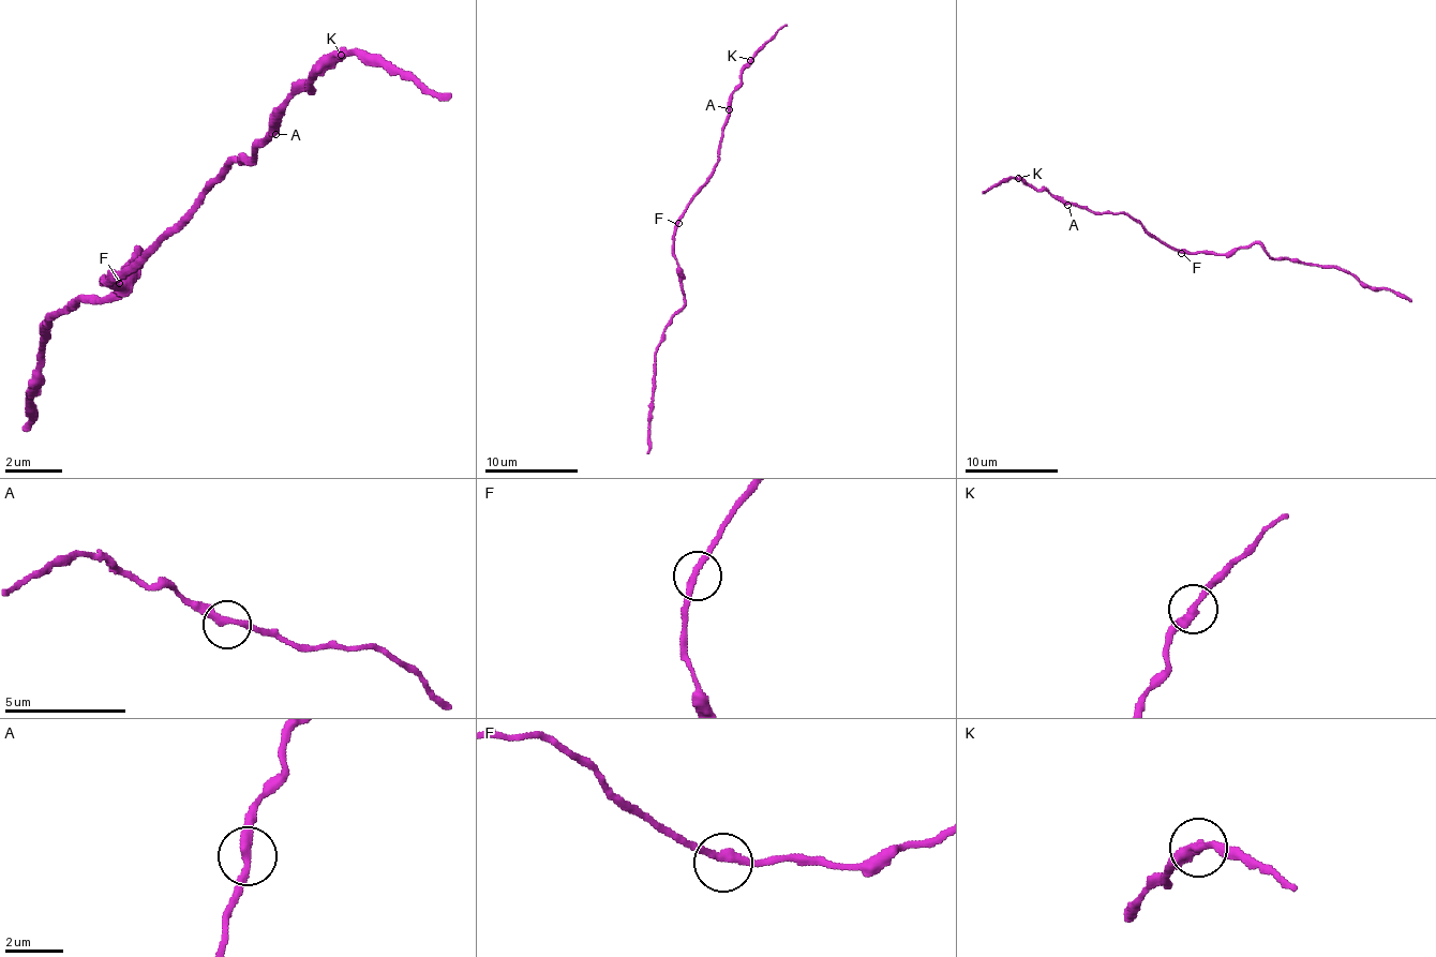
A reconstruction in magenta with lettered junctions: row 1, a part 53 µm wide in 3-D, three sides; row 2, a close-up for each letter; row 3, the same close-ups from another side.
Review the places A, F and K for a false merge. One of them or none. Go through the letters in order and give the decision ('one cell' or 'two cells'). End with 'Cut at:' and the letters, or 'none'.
A: one cell
F: one cell
K: one cell
Cut at: none

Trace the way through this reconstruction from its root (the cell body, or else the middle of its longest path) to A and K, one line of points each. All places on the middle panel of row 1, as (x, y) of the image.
A: (676, 223), (690, 198), (715, 167), (718, 145), (729, 109)
K: (676, 223), (690, 198), (715, 167), (718, 145), (729, 115), (729, 95), (741, 81), (741, 72), (750, 61)

